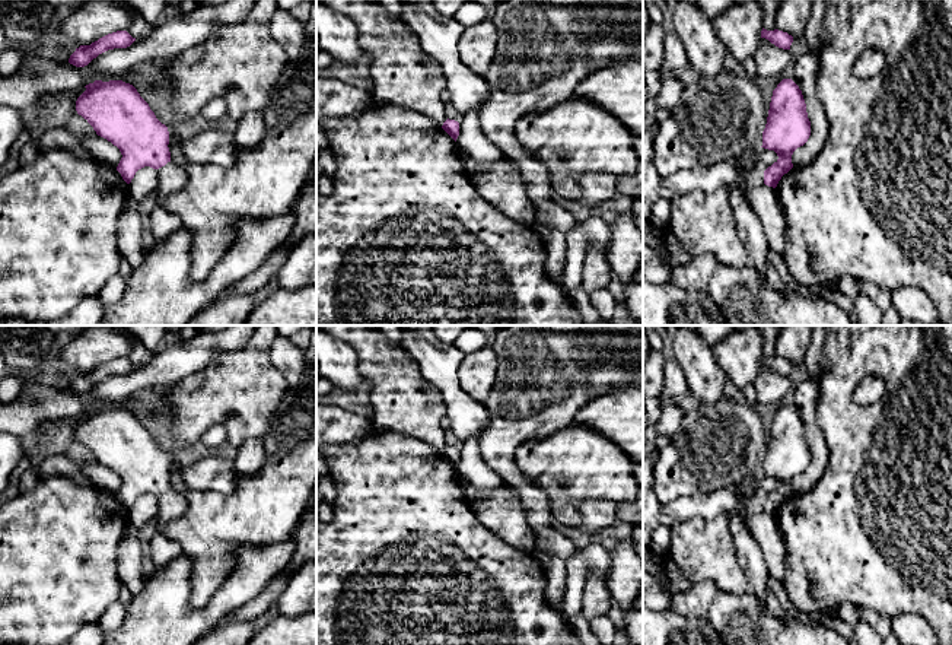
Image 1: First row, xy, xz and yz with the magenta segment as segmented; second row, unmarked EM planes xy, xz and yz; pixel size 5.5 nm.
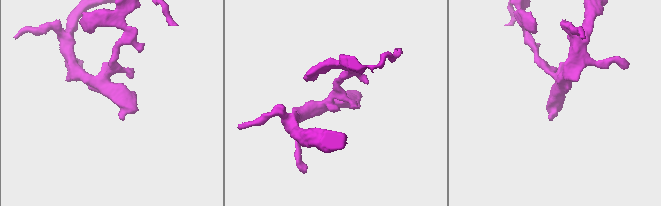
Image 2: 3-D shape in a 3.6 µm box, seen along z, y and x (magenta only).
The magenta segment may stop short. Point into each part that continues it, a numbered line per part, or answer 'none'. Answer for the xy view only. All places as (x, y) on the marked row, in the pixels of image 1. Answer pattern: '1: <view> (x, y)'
1: xy (172, 177)

